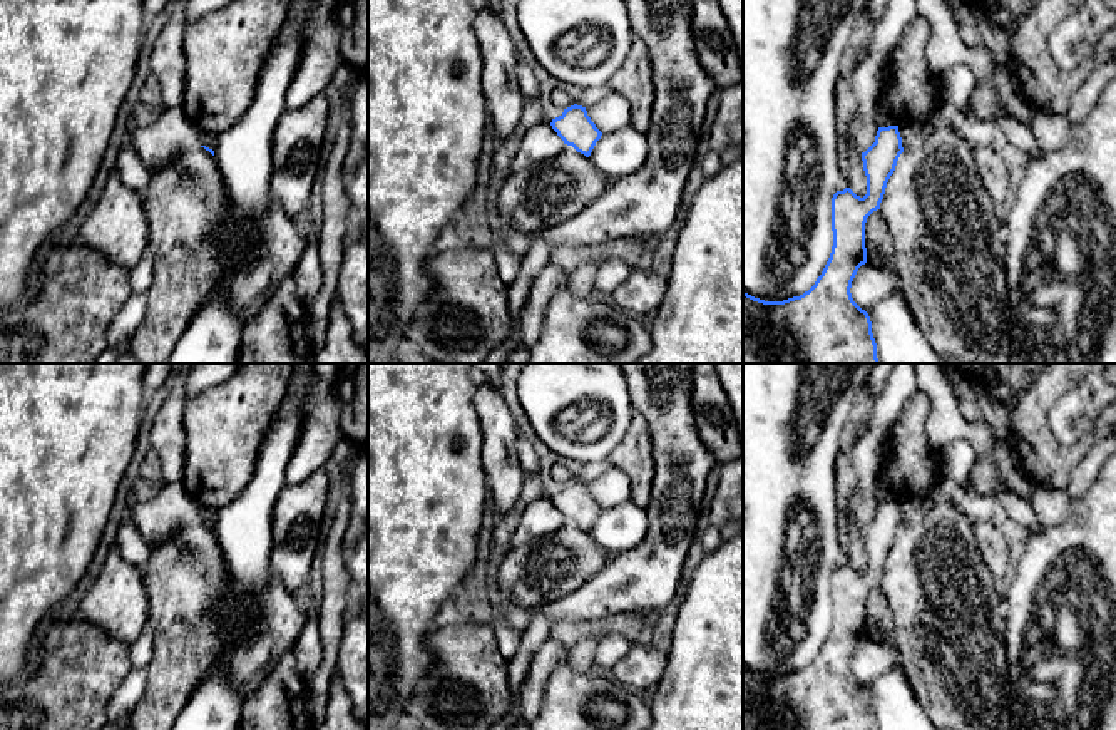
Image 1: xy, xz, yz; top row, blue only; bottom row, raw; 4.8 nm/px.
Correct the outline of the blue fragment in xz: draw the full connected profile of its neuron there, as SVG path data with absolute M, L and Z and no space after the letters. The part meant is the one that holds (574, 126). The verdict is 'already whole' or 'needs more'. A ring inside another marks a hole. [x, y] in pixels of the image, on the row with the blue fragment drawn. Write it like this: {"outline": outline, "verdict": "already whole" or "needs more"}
{"outline": "M577 104L564 109L564 112L559 117L552 119L550 126L564 141L564 144L572 146L577 152L584 154L586 157L591 156L596 142L602 136L602 132L587 116L586 107Z", "verdict": "already whole"}

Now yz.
{"outline": "M898 126L878 127L875 142L862 152L863 171L867 176L867 194L860 198L850 188L833 194L832 253L822 275L808 291L783 301L765 301L743 291L743 363L878 363L870 316L853 301L850 288L858 268L867 263L867 218L880 209L887 182L893 174L902 152L904 147Z", "verdict": "already whole"}

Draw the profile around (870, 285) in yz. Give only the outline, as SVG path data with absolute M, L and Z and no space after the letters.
M865 263L858 268L852 281L852 298L865 311L868 311L877 301L890 296L898 281L893 275L883 273L875 266Z

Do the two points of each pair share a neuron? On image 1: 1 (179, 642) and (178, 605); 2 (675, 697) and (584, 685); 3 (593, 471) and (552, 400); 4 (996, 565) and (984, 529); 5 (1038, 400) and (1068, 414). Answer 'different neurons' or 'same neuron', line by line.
1: same neuron
2: different neurons
3: different neurons
4: same neuron
5: different neurons

